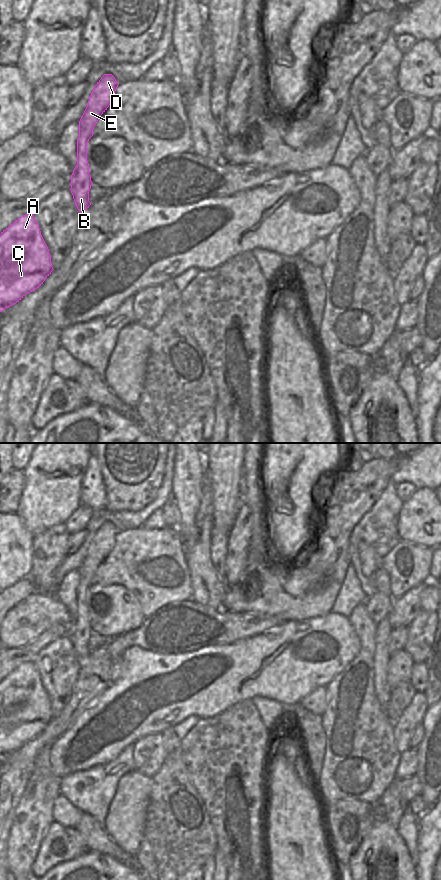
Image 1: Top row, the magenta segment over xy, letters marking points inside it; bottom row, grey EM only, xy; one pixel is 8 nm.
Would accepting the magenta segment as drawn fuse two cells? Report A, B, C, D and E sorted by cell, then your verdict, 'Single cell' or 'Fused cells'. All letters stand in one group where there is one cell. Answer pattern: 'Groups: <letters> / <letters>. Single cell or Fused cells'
Groups: A B C D E. Single cell

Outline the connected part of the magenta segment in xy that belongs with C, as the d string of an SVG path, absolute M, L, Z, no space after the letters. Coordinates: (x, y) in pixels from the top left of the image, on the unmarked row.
M34 663L15 668L0 682L0 760L39 736L53 718Z

